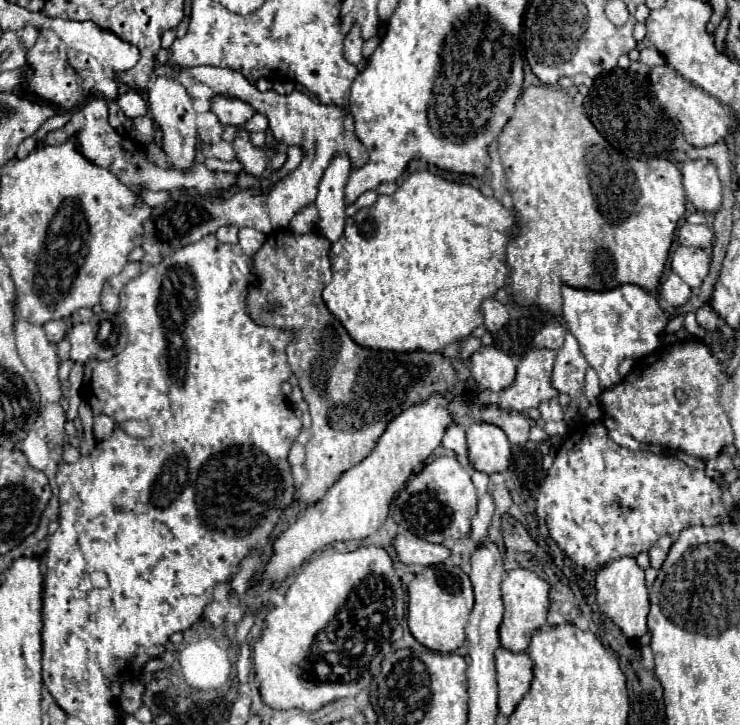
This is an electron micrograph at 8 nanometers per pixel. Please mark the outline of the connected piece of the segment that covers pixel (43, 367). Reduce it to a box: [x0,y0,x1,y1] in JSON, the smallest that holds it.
[14,318,62,402]

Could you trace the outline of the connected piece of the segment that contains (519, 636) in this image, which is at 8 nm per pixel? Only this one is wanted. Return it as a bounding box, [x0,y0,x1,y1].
[500,568,550,652]

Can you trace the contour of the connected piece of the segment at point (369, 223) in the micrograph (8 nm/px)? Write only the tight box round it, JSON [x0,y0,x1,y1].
[322,170,514,352]

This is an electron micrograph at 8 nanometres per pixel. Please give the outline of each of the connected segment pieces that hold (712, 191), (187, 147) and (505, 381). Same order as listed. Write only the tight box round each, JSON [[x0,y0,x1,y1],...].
[[682,160,722,212],[148,76,196,170],[470,348,516,392]]

